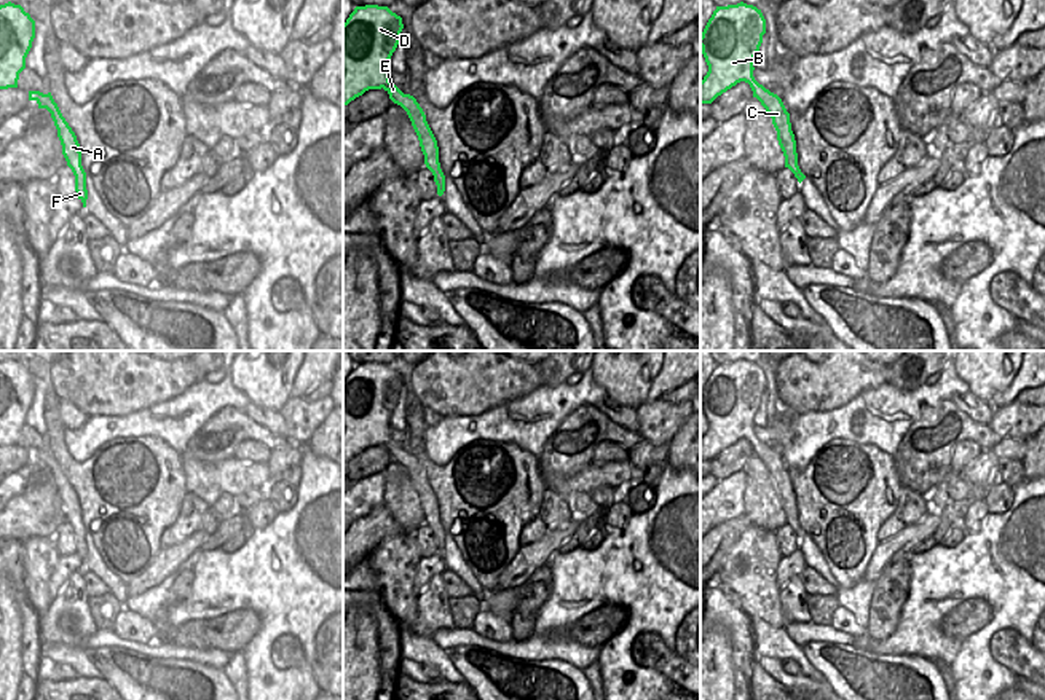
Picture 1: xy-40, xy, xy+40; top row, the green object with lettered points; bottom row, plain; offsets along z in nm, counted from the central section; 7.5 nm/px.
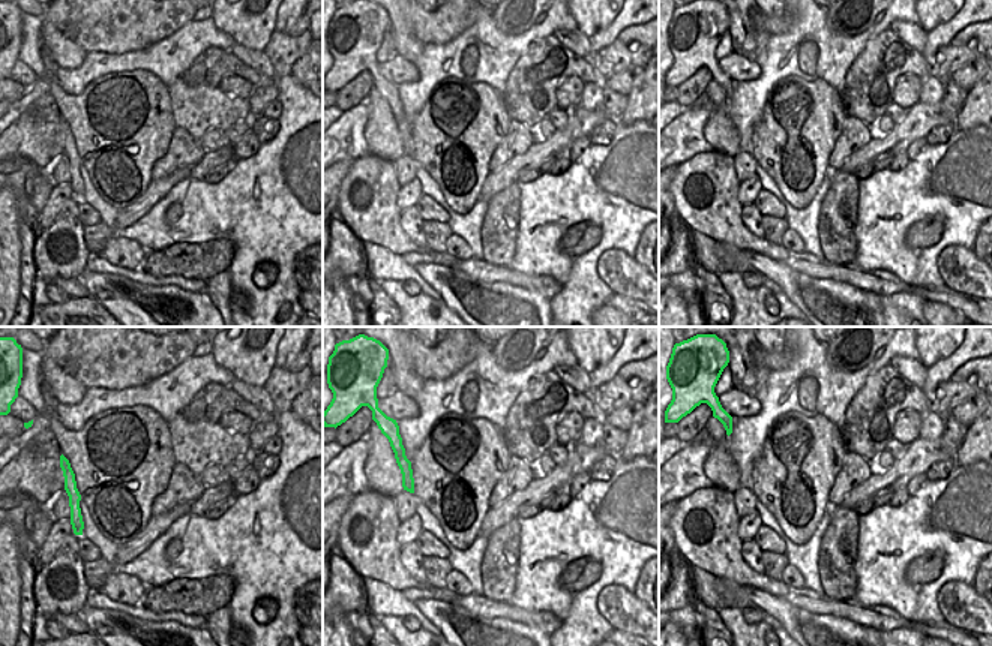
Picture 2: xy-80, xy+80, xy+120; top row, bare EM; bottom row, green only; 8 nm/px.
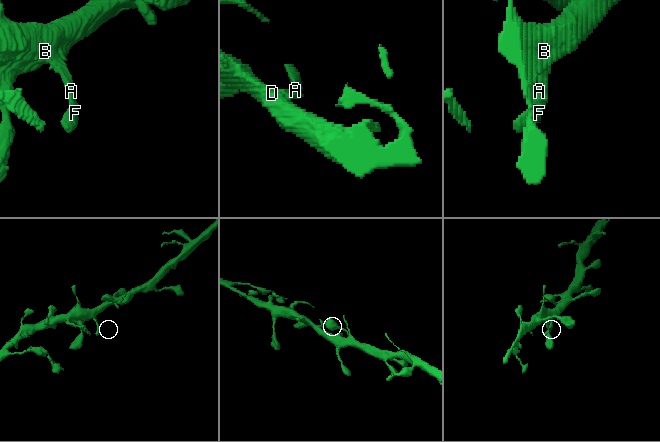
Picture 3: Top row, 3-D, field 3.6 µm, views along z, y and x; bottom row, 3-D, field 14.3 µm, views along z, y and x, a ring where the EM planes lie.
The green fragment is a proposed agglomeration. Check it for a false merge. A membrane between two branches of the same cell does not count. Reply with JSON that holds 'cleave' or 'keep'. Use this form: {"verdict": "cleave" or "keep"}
{"verdict": "keep"}

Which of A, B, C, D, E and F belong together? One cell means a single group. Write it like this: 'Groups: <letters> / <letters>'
Groups: A B C D E F

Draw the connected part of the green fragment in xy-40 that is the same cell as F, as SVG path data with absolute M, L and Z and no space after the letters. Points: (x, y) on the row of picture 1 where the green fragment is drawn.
M29 91L29 100L35 100L38 104L38 108L46 108L51 113L51 118L57 129L57 137L62 145L62 155L67 161L67 166L72 169L75 175L75 191L77 191L75 196L83 203L83 207L86 207L88 199L86 172L81 166L81 151L75 132L62 116L51 92L43 94L40 91Z

